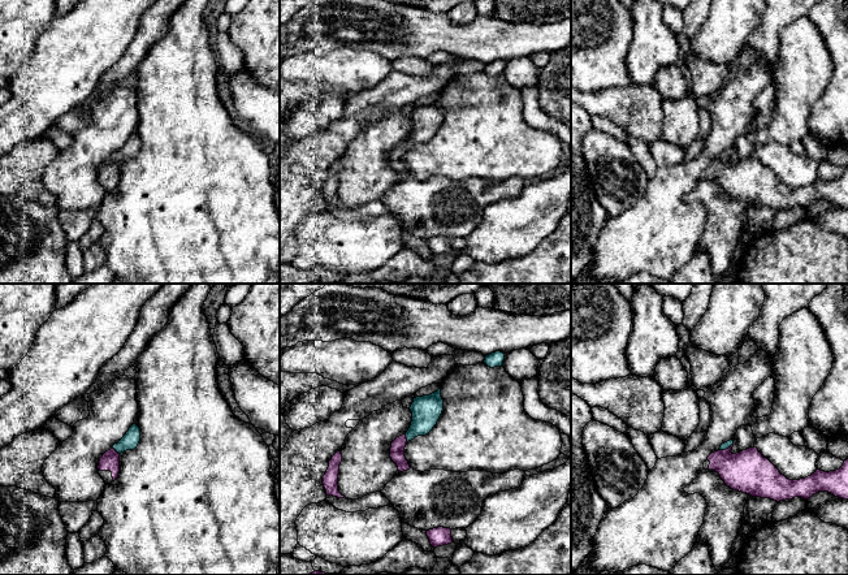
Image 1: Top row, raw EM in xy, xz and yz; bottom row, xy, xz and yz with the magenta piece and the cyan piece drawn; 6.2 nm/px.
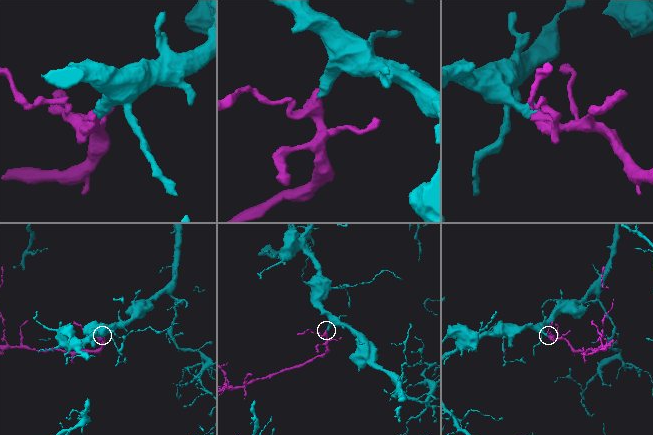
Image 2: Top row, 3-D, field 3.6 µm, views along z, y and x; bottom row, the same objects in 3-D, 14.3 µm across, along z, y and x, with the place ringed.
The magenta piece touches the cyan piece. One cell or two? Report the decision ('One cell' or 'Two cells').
One cell

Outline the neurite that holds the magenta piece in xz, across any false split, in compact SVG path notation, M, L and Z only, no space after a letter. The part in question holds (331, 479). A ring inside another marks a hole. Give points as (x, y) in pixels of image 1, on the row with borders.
M337 451L329 461L329 467L325 475L323 476L323 485L326 490L326 496L346 498L338 490L338 474L341 462L342 462L342 454L341 451Z

